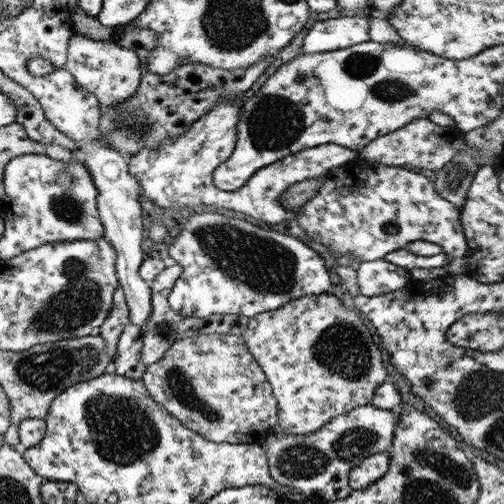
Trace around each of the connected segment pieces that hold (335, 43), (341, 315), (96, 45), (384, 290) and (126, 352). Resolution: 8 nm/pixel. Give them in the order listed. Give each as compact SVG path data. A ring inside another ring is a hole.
M363 15L316 21L304 38L299 54L332 52L368 42L369 30L369 18Z
M331 292L302 296L277 310L250 317L243 338L269 380L279 406L273 436L300 436L324 429L323 424L335 416L368 405L388 374L370 330L354 310L349 310Z
M76 33L69 40L66 68L79 85L93 92L102 106L122 103L136 94L141 83L141 64L138 55L130 49L118 46L113 40L90 40Z
M378 259L360 262L357 269L359 295L382 296L396 290L404 289L412 278L412 273L387 260Z
M128 322L117 344L116 373L118 375L135 381L141 380L147 368L140 362L142 347L143 341L140 327Z

